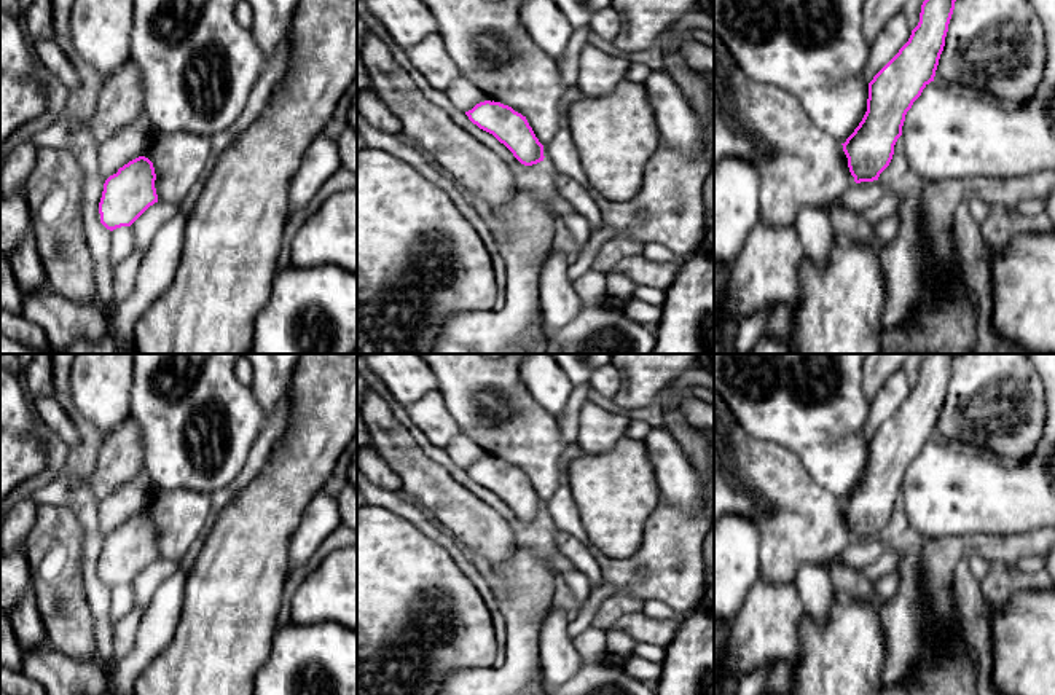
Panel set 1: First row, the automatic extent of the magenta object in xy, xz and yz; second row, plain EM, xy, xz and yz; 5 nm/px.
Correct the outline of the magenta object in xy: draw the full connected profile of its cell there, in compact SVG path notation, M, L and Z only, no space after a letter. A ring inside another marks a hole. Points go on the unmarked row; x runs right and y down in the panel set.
M156 486L145 510L105 537L100 580L110 588L131 583L158 558L178 566L202 534L210 510L210 494Z

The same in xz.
M418 354L435 373L446 408L462 434L489 456L465 469L480 486L492 491L524 523L543 518L543 504L555 494L559 483L561 459L567 448L558 418L540 406L524 387L520 365L526 354L504 354L499 359L484 354Z

